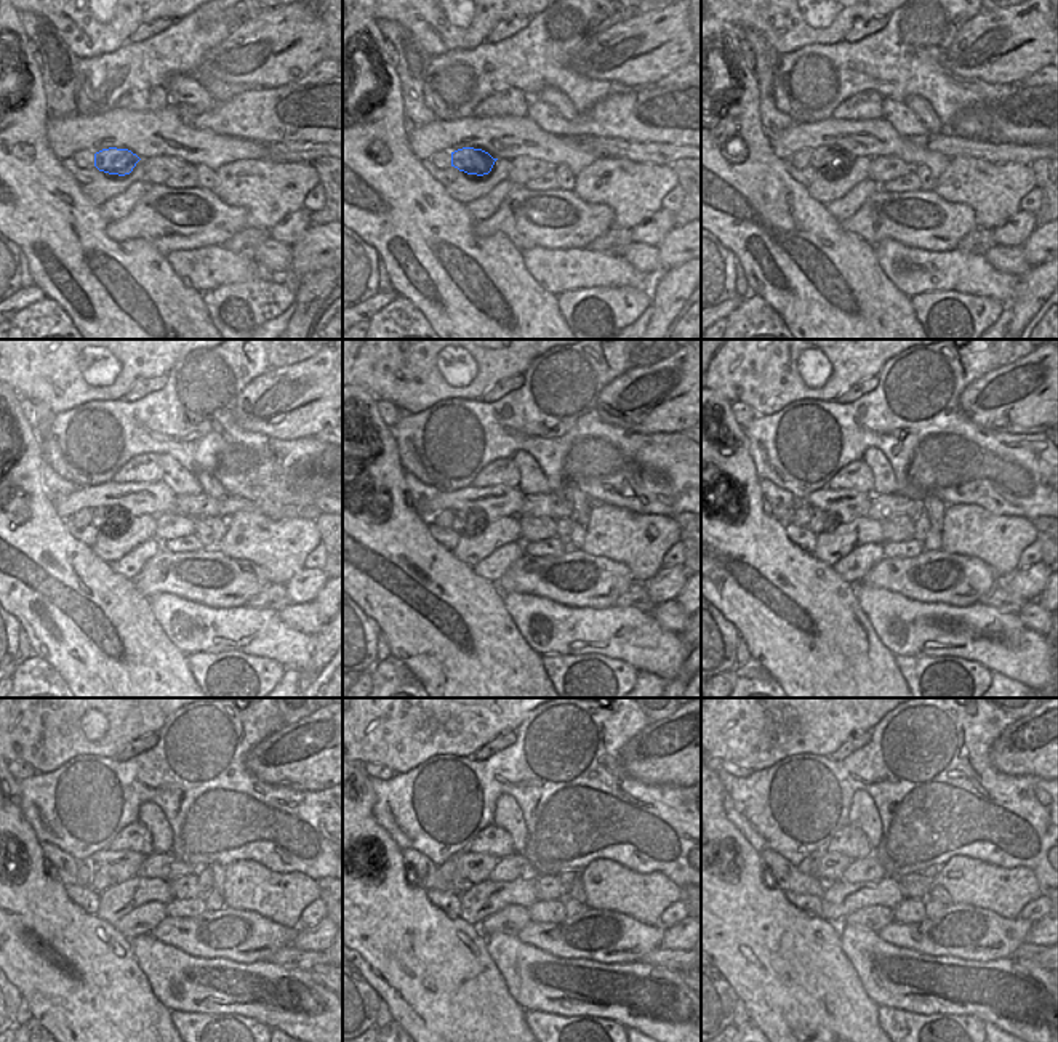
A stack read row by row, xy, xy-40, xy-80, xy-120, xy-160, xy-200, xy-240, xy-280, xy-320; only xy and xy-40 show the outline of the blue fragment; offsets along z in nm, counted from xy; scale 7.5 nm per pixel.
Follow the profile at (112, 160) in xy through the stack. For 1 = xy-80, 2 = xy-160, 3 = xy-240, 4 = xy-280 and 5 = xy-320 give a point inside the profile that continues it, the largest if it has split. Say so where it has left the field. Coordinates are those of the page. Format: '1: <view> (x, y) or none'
1: xy-80 (823, 159)
2: xy-160 (463, 520)
3: xy-240 (100, 882)
4: xy-280 (458, 882)
5: xy-320 (815, 857)

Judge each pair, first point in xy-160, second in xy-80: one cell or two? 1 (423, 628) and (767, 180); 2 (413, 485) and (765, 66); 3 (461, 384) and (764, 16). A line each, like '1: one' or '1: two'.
1: one
2: one
3: one

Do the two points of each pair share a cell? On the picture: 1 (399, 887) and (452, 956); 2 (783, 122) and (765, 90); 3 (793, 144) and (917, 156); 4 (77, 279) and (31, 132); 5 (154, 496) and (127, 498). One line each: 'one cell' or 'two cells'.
1: one cell
2: one cell
3: one cell
4: one cell
5: one cell

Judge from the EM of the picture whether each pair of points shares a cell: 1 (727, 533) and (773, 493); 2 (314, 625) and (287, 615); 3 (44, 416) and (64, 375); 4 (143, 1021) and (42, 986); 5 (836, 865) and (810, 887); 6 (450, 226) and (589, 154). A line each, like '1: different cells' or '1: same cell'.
1: different cells
2: same cell
3: different cells
4: same cell
5: different cells
6: different cells

